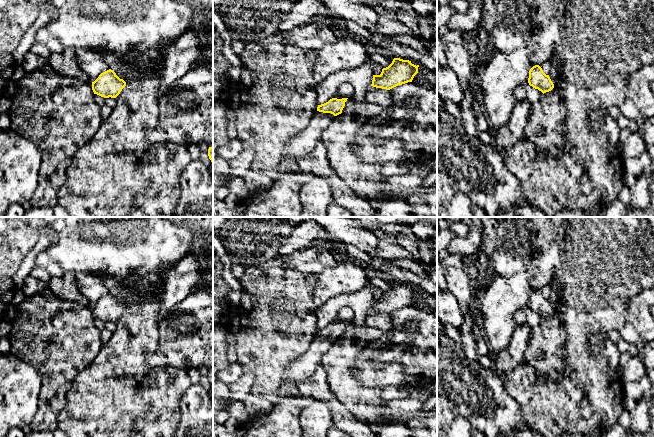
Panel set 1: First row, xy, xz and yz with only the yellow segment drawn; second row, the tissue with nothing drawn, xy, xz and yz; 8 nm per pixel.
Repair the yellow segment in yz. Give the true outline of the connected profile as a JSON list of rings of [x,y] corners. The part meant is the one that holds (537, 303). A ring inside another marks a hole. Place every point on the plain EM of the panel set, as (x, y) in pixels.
[[[535,289],[530,293],[528,307],[543,318],[554,312],[554,308],[549,299],[546,299],[539,289]]]

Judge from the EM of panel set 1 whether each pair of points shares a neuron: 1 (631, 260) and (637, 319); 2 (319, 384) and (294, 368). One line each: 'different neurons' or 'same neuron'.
1: different neurons
2: different neurons

